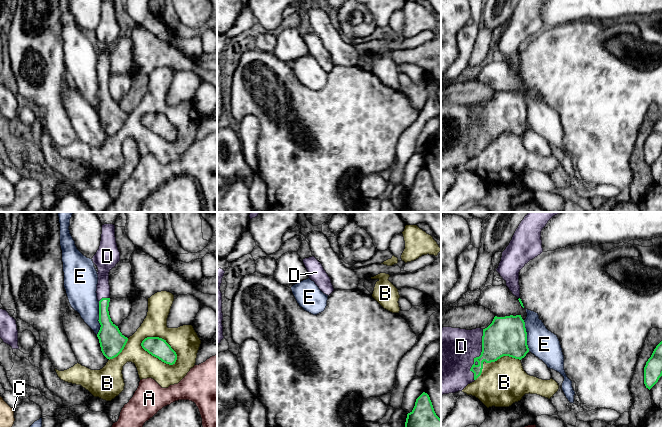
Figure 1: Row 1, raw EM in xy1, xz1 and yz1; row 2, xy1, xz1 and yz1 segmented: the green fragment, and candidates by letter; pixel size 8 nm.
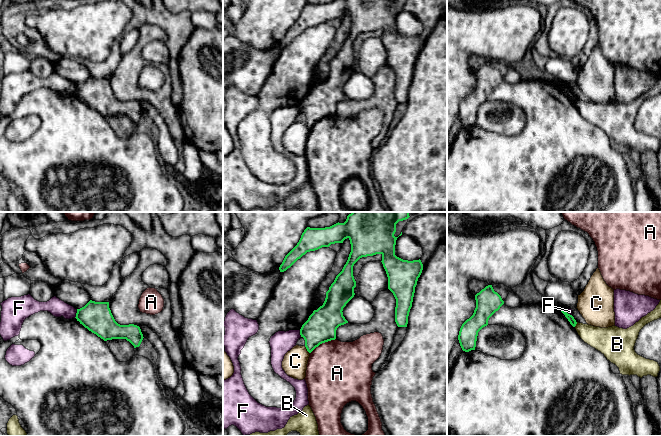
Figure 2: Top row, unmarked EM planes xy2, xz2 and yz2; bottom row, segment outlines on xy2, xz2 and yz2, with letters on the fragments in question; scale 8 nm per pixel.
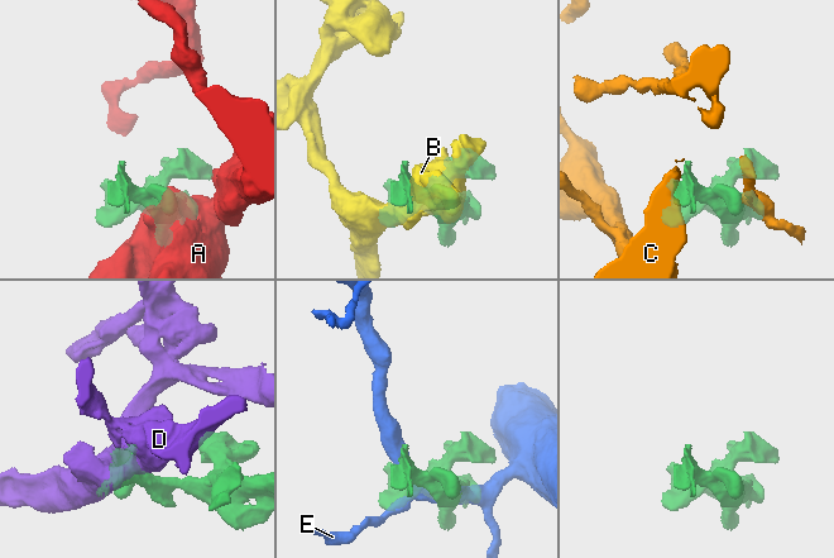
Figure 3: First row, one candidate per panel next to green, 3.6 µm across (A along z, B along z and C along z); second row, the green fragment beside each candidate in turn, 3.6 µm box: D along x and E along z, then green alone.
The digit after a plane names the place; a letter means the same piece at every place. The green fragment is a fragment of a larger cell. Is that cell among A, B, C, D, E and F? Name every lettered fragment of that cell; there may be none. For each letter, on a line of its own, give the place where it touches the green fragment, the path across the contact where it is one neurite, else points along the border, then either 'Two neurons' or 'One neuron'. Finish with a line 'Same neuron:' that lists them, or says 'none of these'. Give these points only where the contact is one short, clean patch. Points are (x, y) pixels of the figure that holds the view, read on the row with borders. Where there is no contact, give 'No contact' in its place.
A: Touches green at xz2 (322, 342). Two neurons
B: Touches green at xy1 (158, 358). Two neurons
C: Touches green at xz2 (307, 350). Boundary: xz2 (304, 346), (309, 353). Two neurons
D: Touches green at yz1 (480, 355). One neuron
E: Touches green at xy1 (99, 318). Two neurons
F: Touches green at xy2 (76, 313). Boundary: xy2 (77, 309), (74, 317). Two neurons
Same neuron: D

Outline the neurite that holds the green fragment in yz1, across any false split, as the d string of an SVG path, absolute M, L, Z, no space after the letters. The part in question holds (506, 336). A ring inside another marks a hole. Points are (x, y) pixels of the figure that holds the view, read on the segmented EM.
M521 315L495 316L485 329L441 329L441 395L462 391L482 373L483 364L503 356L521 360L529 352Z

